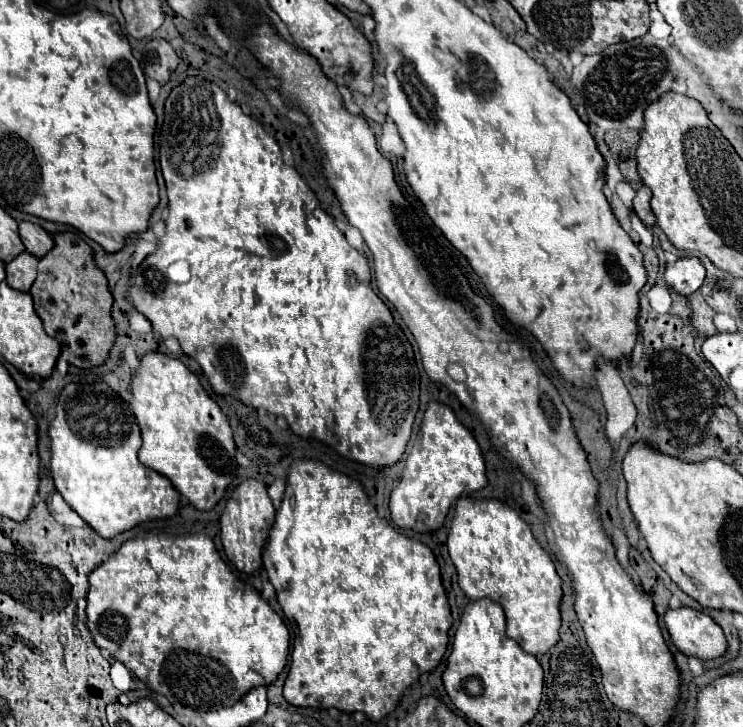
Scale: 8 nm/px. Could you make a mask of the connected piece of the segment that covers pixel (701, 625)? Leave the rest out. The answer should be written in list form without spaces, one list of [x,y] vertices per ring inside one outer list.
[[[693,608],[667,610],[665,624],[673,644],[685,654],[699,660],[715,660],[727,652],[727,640],[719,624],[707,614]]]

